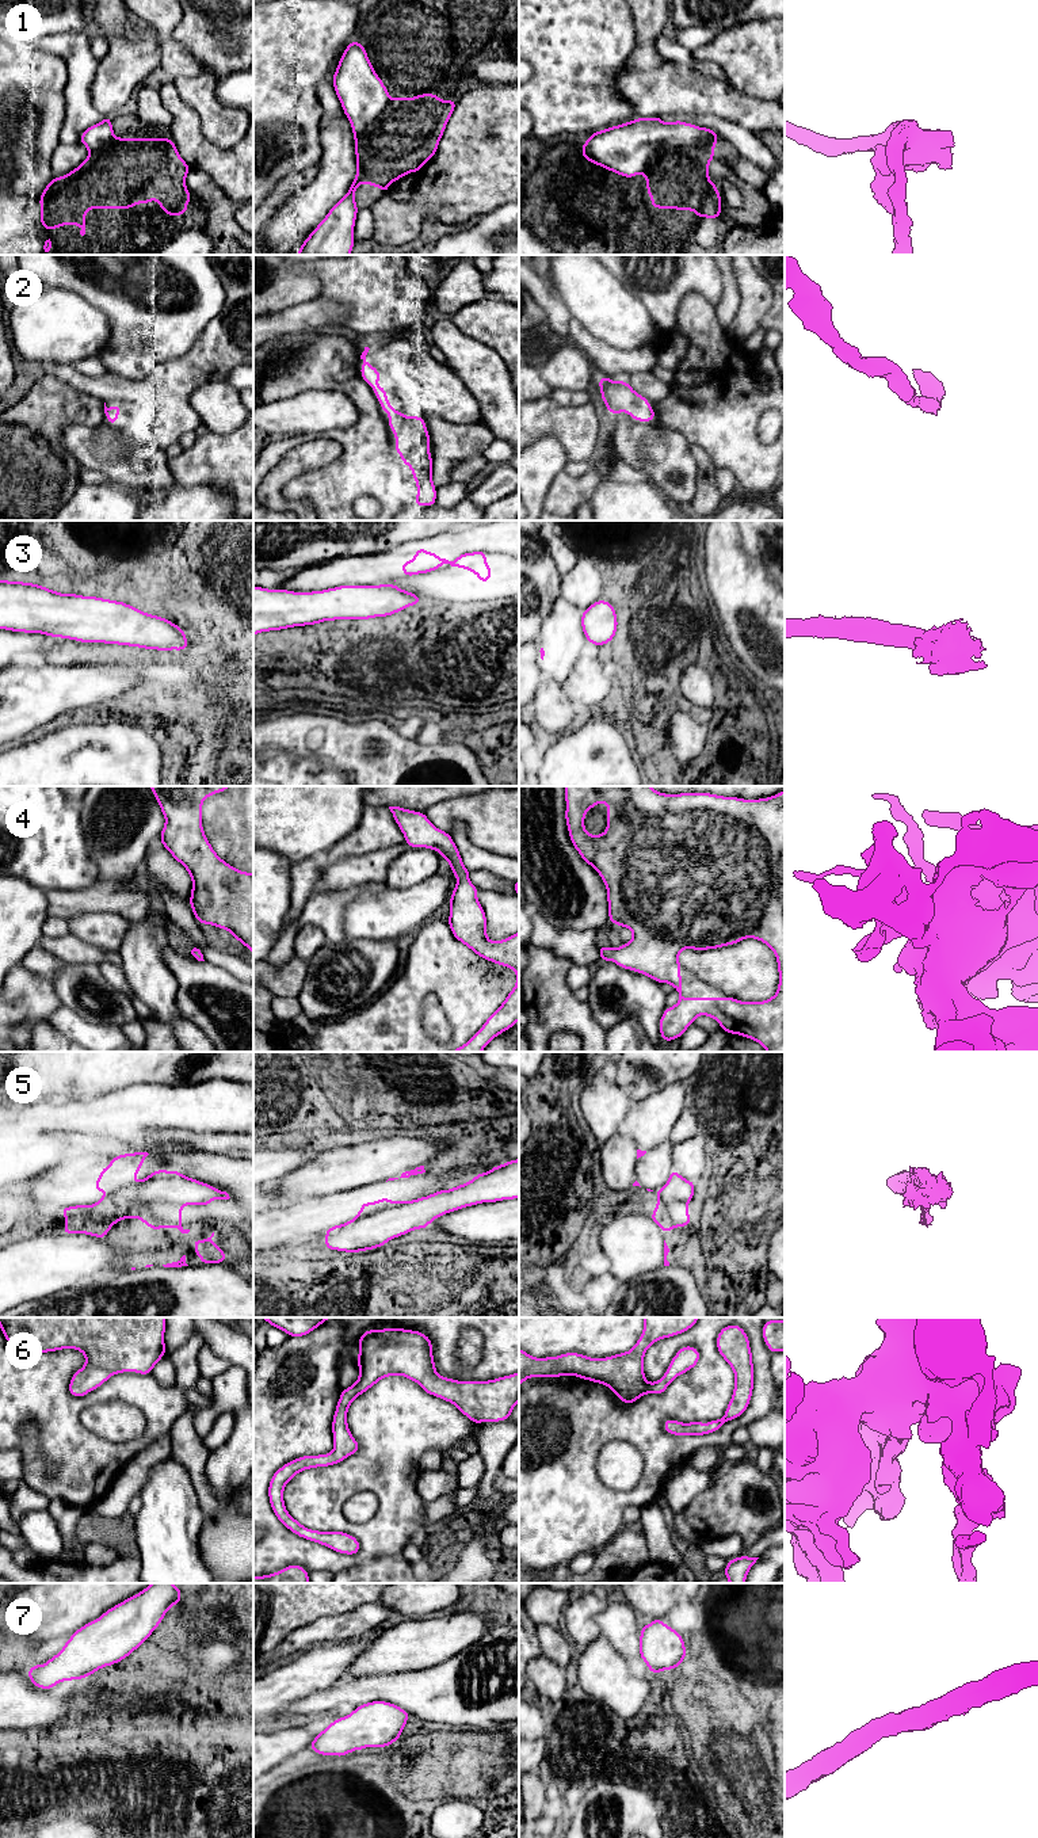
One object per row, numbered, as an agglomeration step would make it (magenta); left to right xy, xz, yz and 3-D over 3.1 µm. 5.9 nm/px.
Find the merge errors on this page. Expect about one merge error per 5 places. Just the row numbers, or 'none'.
1

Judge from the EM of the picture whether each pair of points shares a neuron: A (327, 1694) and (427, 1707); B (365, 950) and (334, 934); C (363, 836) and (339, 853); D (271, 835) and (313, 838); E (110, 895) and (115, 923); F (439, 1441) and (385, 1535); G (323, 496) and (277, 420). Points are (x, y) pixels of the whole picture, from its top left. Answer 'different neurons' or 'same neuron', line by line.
A: same neuron
B: different neurons
C: same neuron
D: same neuron
E: different neurons
F: same neuron
G: different neurons

